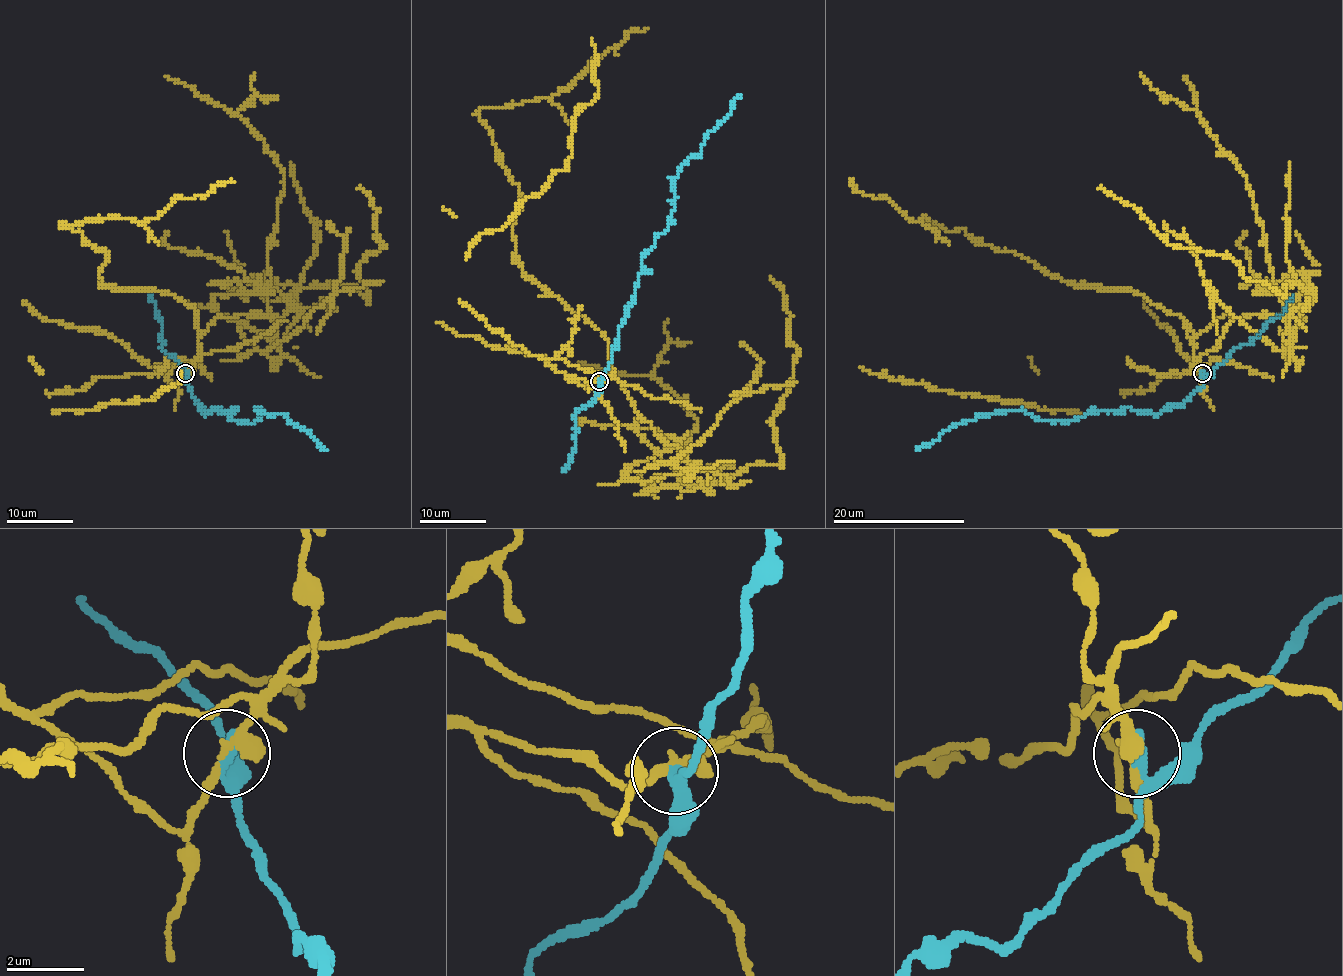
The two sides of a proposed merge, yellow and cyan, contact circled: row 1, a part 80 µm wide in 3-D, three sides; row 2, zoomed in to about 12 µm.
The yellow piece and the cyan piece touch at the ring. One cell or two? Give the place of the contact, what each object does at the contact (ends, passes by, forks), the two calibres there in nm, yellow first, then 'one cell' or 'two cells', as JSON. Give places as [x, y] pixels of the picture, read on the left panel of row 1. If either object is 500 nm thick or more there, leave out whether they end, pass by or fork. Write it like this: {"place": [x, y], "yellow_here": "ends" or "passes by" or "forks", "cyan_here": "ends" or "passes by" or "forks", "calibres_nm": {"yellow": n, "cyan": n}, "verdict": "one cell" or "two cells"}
{"place": [185, 373], "yellow_here": "passes by", "cyan_here": "passes by", "calibres_nm": {"yellow": 320, "cyan": 240}, "verdict": "two cells"}

